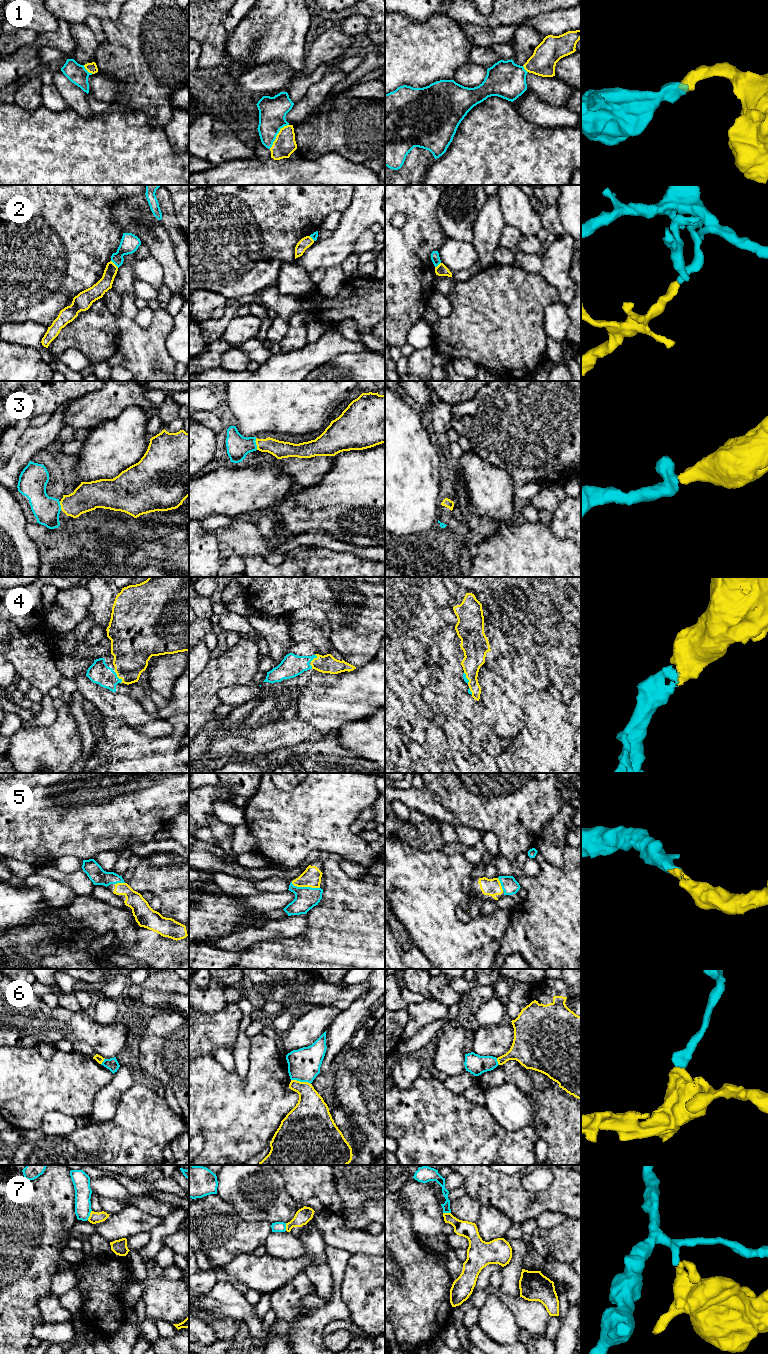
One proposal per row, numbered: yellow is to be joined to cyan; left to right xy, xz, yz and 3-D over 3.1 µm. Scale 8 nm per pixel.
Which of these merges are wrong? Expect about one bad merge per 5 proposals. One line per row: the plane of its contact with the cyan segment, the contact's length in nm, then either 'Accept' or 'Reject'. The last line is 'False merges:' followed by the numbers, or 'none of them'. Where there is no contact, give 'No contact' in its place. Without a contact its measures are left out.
1: Touches cyan in xz. Shared border 260 nm. Accept
2: Touches cyan in xy. Shared border 90 nm. Reject
3: Touches cyan in xz. Shared border 100 nm. Accept
4: Touches cyan in xy. Shared border 110 nm. Accept
5: Touches cyan in xz. Shared border 240 nm. Accept
6: Touches cyan in xz. Shared border 170 nm. Reject
7: Touches cyan in xy. Shared border 90 nm. Reject
False merges: 2, 6, 7

